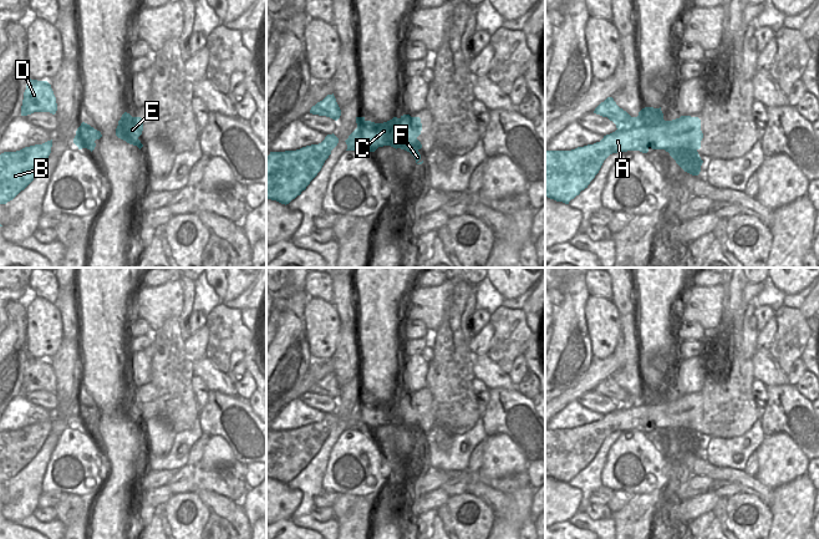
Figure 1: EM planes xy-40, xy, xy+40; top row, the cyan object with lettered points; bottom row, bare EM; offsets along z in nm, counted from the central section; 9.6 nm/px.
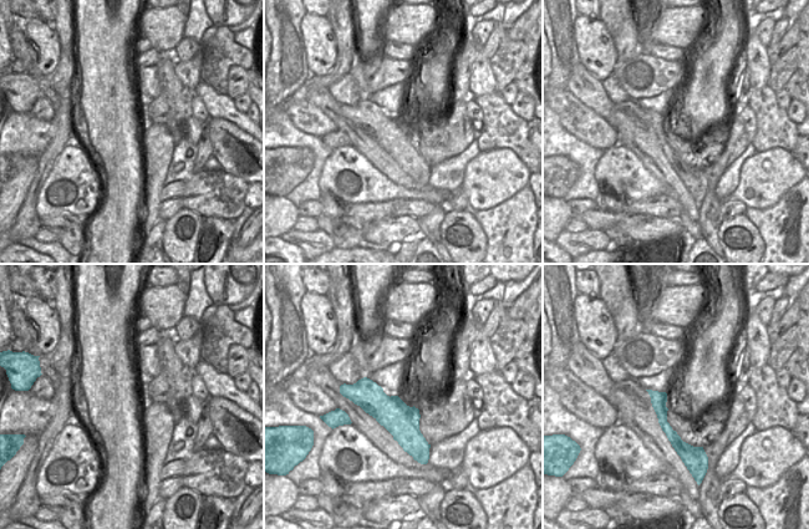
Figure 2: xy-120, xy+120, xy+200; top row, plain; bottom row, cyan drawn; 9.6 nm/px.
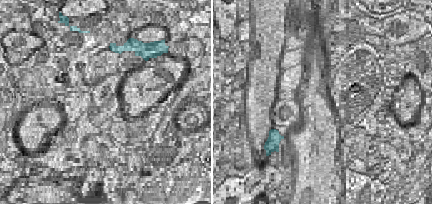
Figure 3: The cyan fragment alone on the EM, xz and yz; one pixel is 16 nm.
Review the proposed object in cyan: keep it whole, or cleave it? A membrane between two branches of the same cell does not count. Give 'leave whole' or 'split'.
split

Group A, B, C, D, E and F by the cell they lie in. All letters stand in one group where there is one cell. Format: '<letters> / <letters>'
A B / C D E F

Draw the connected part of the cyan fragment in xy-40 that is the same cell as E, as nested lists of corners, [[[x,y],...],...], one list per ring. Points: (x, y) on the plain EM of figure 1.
[[[124,391],[118,400],[116,415],[129,423],[137,424],[139,428],[143,426],[138,416],[142,413],[143,402],[141,396],[132,396]]]

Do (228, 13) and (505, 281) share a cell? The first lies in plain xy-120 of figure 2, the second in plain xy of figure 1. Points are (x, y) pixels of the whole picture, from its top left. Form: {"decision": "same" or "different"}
{"decision": "same"}

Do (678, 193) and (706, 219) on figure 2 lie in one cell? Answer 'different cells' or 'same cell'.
different cells

